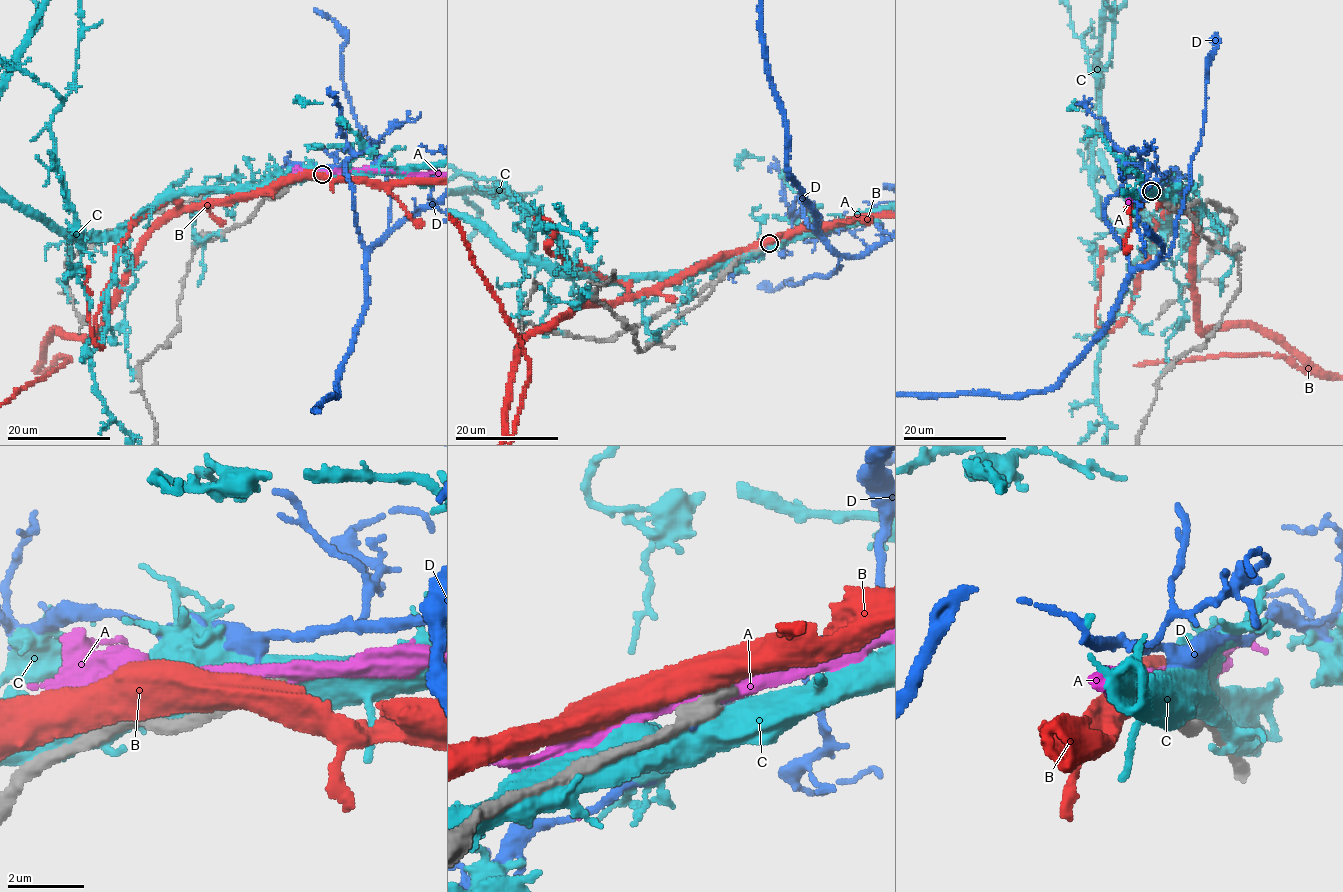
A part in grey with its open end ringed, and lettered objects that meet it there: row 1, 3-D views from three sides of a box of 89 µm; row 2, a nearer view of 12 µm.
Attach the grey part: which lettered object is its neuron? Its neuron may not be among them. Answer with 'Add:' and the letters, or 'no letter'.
Add: no letter

